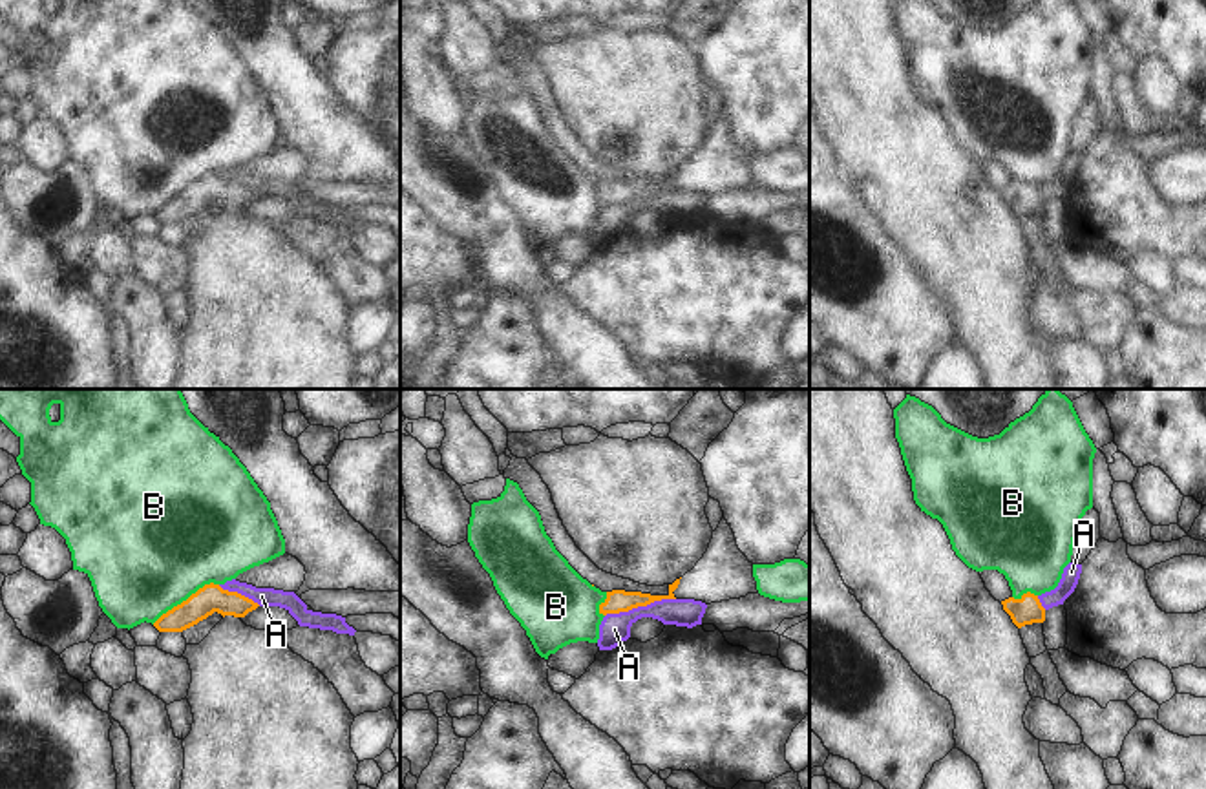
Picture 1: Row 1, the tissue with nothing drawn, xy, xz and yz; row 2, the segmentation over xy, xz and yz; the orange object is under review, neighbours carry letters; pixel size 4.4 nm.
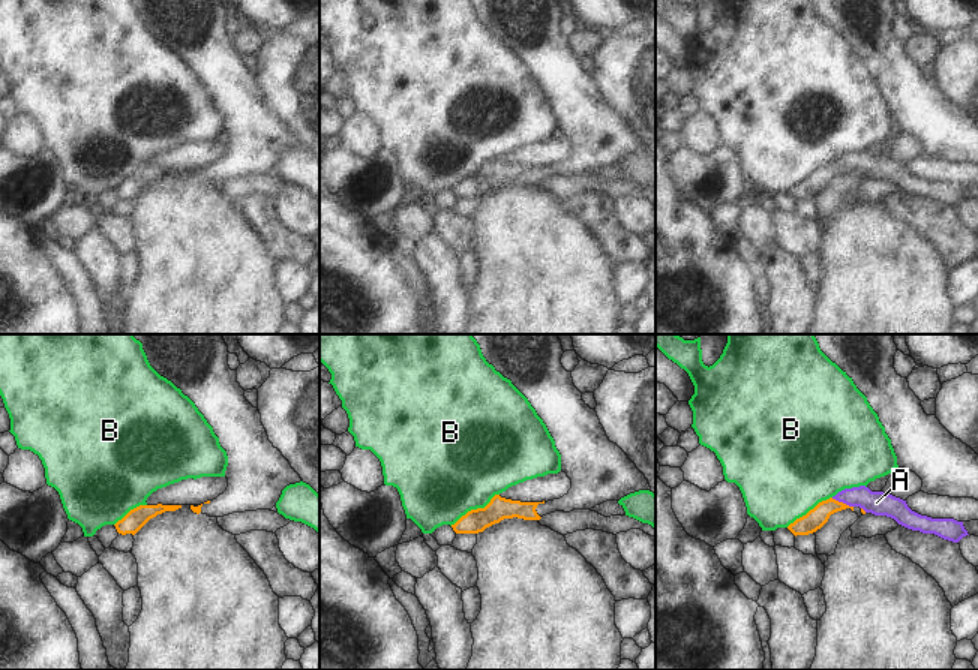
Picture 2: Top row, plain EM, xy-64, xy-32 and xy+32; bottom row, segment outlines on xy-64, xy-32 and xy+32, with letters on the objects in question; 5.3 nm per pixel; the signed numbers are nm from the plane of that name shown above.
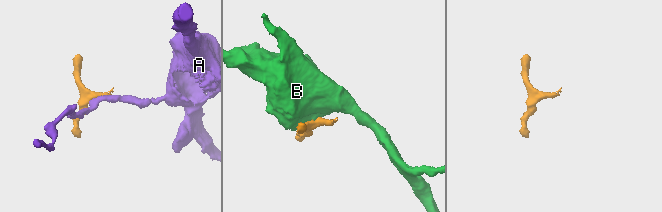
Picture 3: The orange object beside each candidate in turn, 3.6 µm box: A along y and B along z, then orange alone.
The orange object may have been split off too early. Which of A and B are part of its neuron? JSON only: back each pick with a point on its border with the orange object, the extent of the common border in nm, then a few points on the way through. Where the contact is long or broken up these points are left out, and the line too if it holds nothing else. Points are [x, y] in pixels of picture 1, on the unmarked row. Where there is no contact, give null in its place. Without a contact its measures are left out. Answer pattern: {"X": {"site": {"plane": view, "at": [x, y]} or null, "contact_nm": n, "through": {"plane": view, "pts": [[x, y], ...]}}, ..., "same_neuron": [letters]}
{"same_neuron": []}

